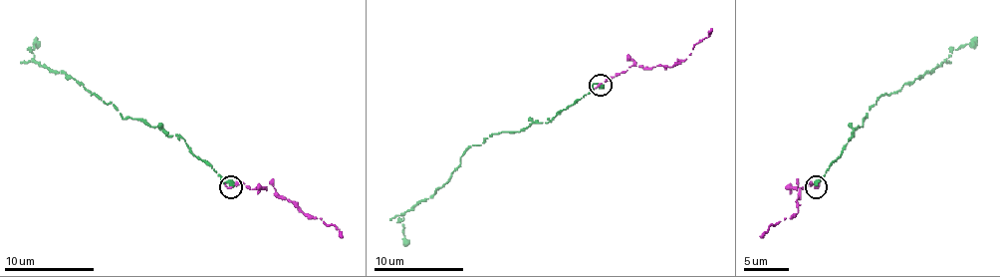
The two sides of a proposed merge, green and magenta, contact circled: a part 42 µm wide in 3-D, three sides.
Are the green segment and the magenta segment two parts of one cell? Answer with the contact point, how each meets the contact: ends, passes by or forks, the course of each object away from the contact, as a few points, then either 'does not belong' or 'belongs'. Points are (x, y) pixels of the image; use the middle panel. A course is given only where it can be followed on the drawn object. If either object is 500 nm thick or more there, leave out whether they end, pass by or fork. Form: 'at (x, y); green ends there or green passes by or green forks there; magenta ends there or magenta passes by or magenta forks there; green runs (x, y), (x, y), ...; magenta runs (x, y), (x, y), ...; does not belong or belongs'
at (600, 85); green ends there; magenta ends there; green runs (600, 85), (595, 83), (550, 121), (472, 145), (443, 185), (405, 212), (400, 221), (407, 246); magenta runs (600, 85), (639, 65), (673, 67), (707, 38), (711, 29); belongs

